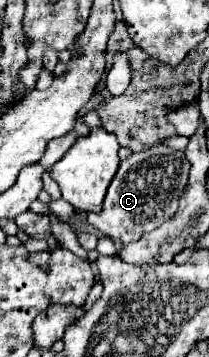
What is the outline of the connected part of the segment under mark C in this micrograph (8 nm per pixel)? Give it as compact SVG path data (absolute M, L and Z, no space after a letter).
M154 145L142 153L132 153L120 163L118 173L108 187L102 211L88 213L88 223L114 241L138 241L142 235L154 231L176 213L178 199L188 181L188 169L190 163L184 153L172 151L166 145Z

